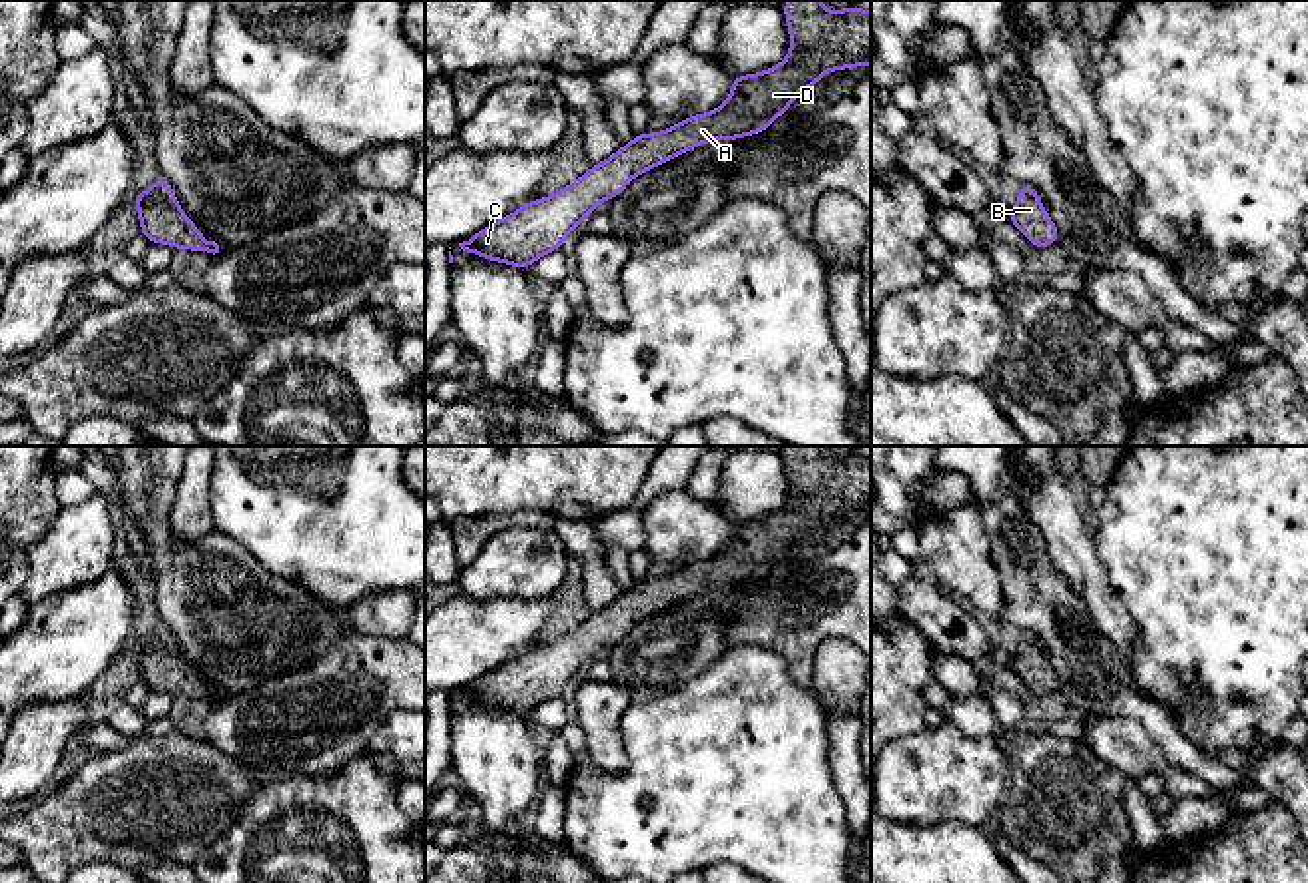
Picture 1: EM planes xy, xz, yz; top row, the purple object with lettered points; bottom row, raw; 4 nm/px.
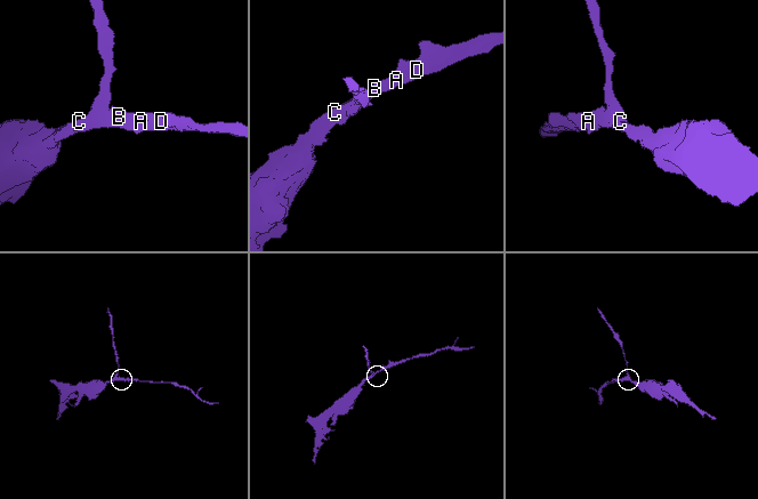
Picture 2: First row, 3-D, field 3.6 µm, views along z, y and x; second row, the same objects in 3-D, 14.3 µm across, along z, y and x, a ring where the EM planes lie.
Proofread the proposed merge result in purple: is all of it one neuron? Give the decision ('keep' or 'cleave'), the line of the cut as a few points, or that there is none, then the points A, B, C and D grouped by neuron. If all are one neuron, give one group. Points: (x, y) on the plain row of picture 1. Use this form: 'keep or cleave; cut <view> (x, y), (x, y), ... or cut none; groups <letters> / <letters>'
keep; cut none; groups A B C D

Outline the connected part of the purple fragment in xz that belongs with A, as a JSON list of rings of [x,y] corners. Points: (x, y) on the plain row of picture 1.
[[[786,446],[784,464],[790,478],[790,498],[784,508],[758,520],[732,522],[728,546],[706,558],[676,568],[656,580],[634,580],[632,588],[618,594],[614,602],[592,612],[568,634],[544,646],[532,646],[518,658],[483,674],[477,682],[459,690],[467,700],[477,700],[485,708],[500,708],[526,718],[534,708],[550,698],[562,696],[566,684],[602,648],[612,648],[628,630],[648,616],[692,598],[704,588],[738,586],[766,578],[770,568],[790,556],[794,542],[816,532],[825,518],[855,512],[871,512],[871,458],[849,450],[845,456],[827,458],[819,446]]]

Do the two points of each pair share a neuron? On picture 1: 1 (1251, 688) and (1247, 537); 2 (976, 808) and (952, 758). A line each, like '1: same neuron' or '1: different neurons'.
1: same neuron
2: same neuron

